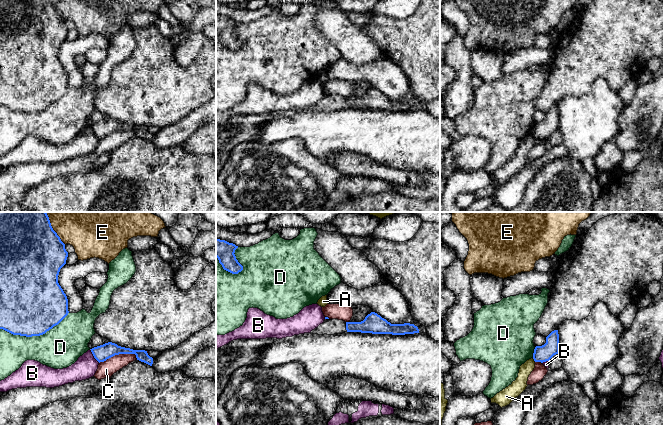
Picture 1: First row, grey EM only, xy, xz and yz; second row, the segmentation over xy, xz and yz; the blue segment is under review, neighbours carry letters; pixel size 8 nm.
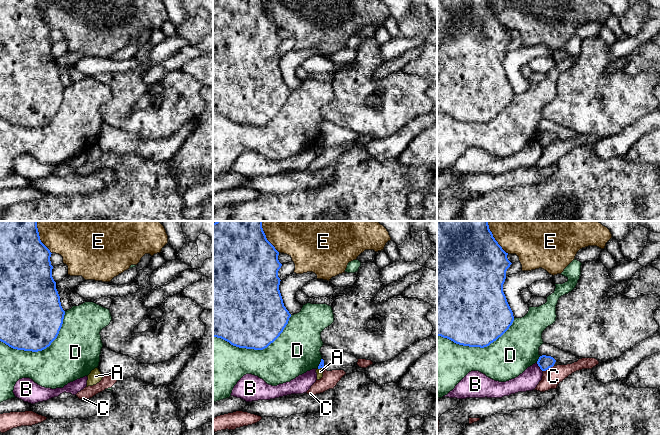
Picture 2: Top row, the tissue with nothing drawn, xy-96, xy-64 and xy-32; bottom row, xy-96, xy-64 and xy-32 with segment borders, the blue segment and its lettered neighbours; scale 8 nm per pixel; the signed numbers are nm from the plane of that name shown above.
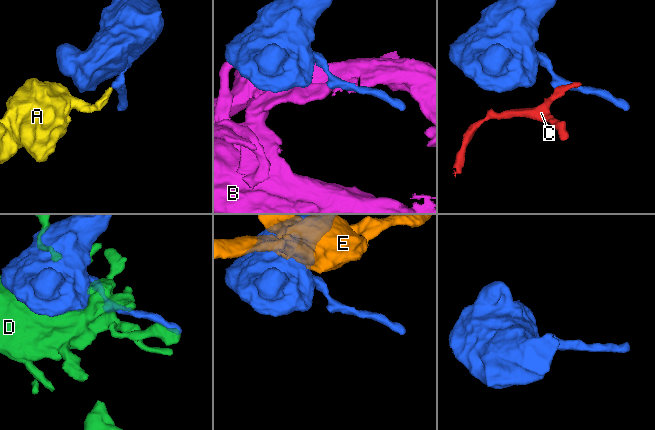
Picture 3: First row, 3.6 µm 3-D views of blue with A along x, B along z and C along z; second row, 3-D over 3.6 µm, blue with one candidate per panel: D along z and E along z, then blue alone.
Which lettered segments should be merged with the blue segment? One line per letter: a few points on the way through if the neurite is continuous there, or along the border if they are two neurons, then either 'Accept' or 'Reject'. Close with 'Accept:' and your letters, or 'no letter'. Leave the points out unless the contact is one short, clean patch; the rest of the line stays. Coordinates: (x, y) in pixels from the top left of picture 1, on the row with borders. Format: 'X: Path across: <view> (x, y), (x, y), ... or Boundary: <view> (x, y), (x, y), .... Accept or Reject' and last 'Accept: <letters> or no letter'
A: Boundary: yz (532, 358), (535, 361). Reject
B: Boundary: xy (90, 349), (93, 356), (99, 362). Reject
C: Boundary: xy (137, 358), (134, 354), (115, 354), (99, 363). Reject
D: Reject
E: Reject
Accept: no letter

